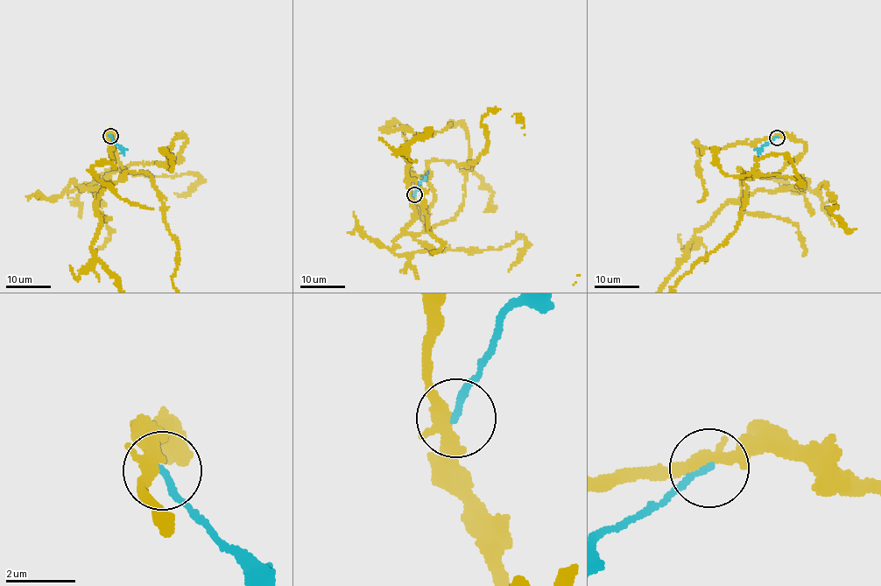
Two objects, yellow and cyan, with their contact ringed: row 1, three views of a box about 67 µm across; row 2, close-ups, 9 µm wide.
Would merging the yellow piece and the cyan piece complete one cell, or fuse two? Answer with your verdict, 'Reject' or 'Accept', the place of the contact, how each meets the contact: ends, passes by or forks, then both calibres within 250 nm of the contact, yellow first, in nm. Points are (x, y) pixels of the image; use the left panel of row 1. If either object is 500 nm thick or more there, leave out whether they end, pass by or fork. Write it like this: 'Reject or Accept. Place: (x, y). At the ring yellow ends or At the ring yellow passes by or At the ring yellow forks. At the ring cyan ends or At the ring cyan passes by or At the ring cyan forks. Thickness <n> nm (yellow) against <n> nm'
Reject. Place: (110, 136). At the ring yellow passes by. At the ring cyan ends. Thickness 300 nm (yellow) against 180 nm

